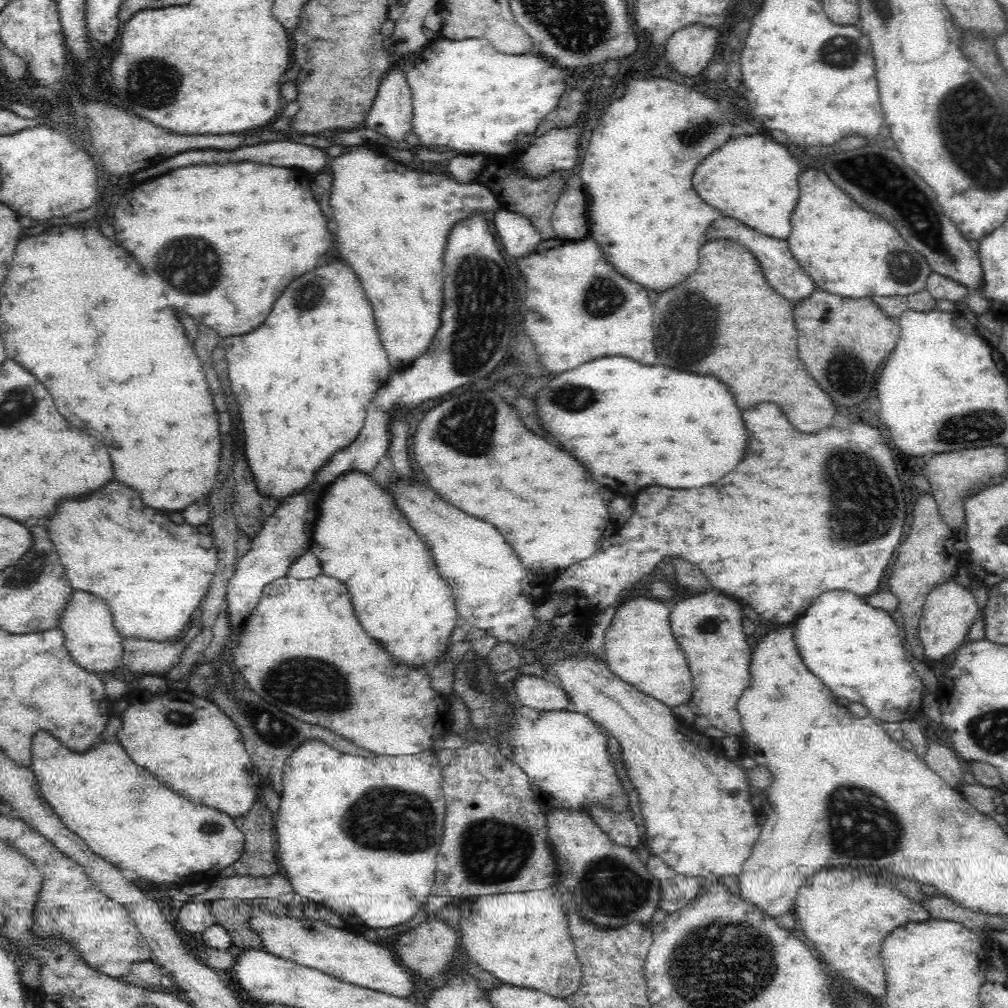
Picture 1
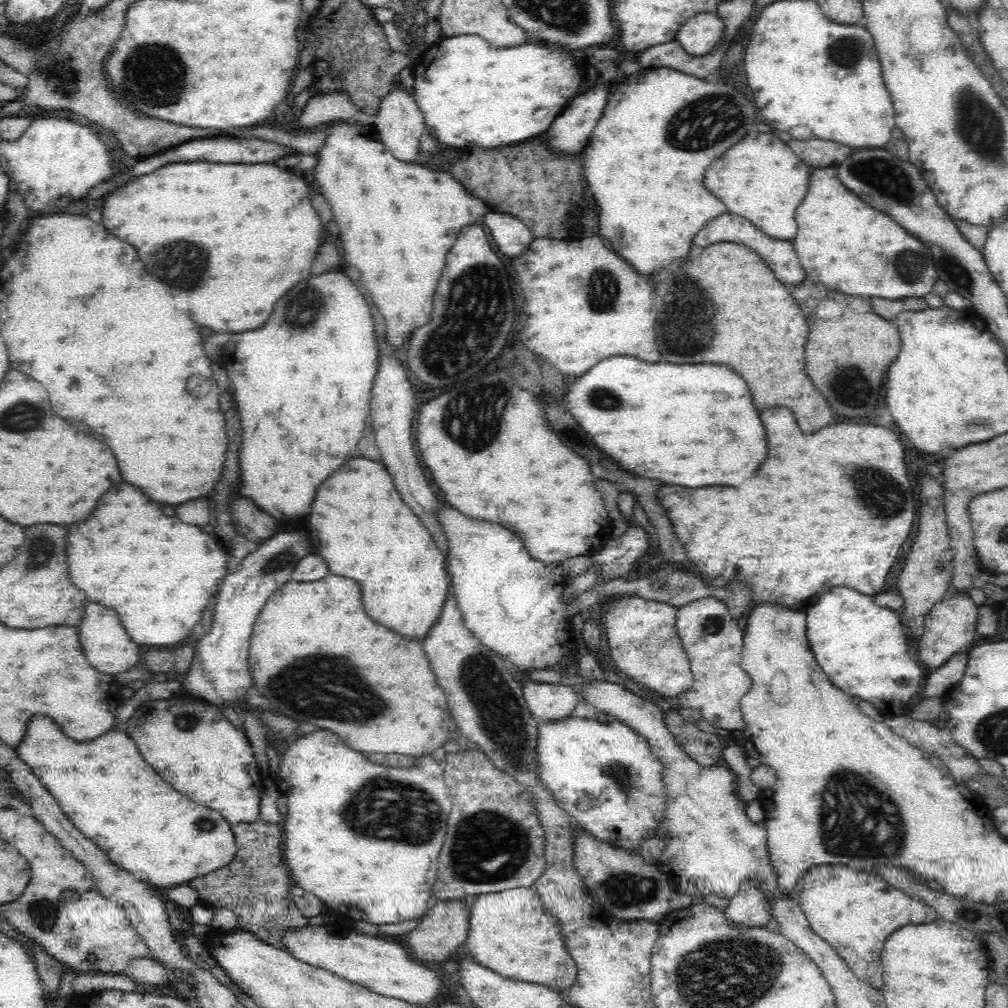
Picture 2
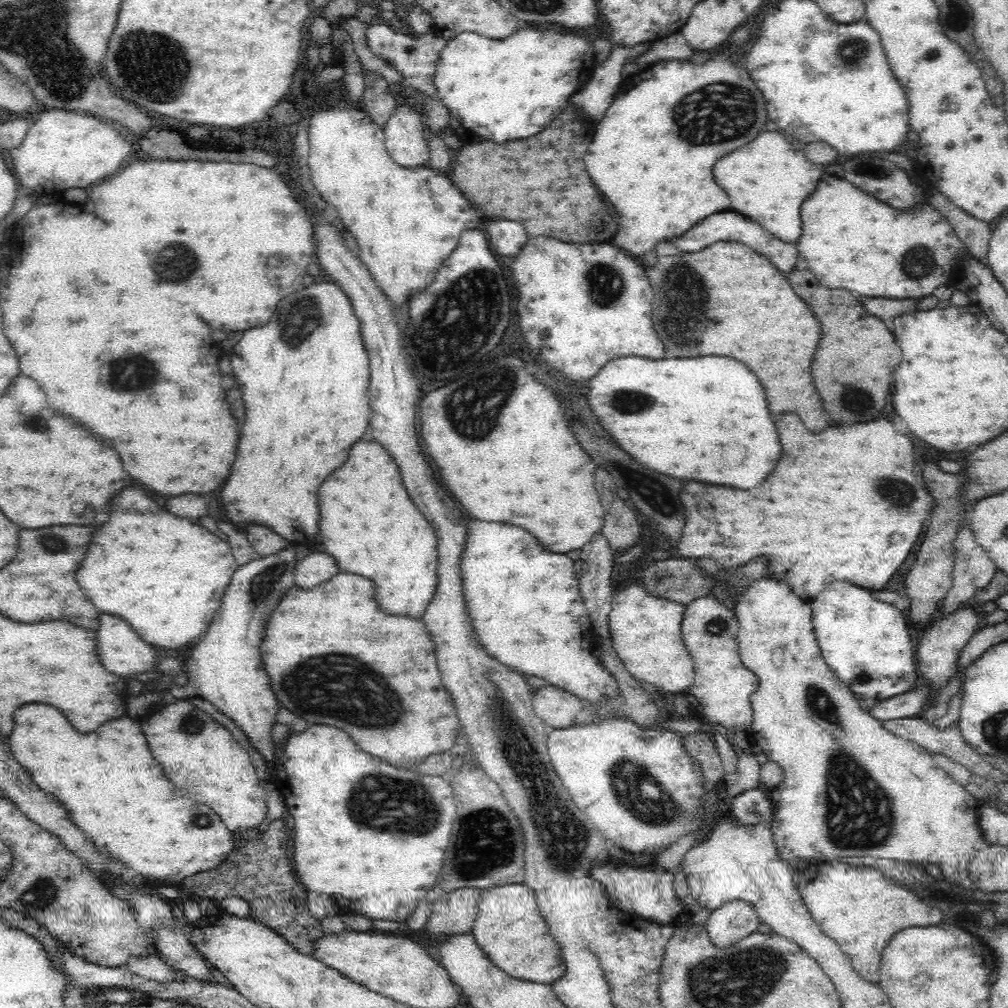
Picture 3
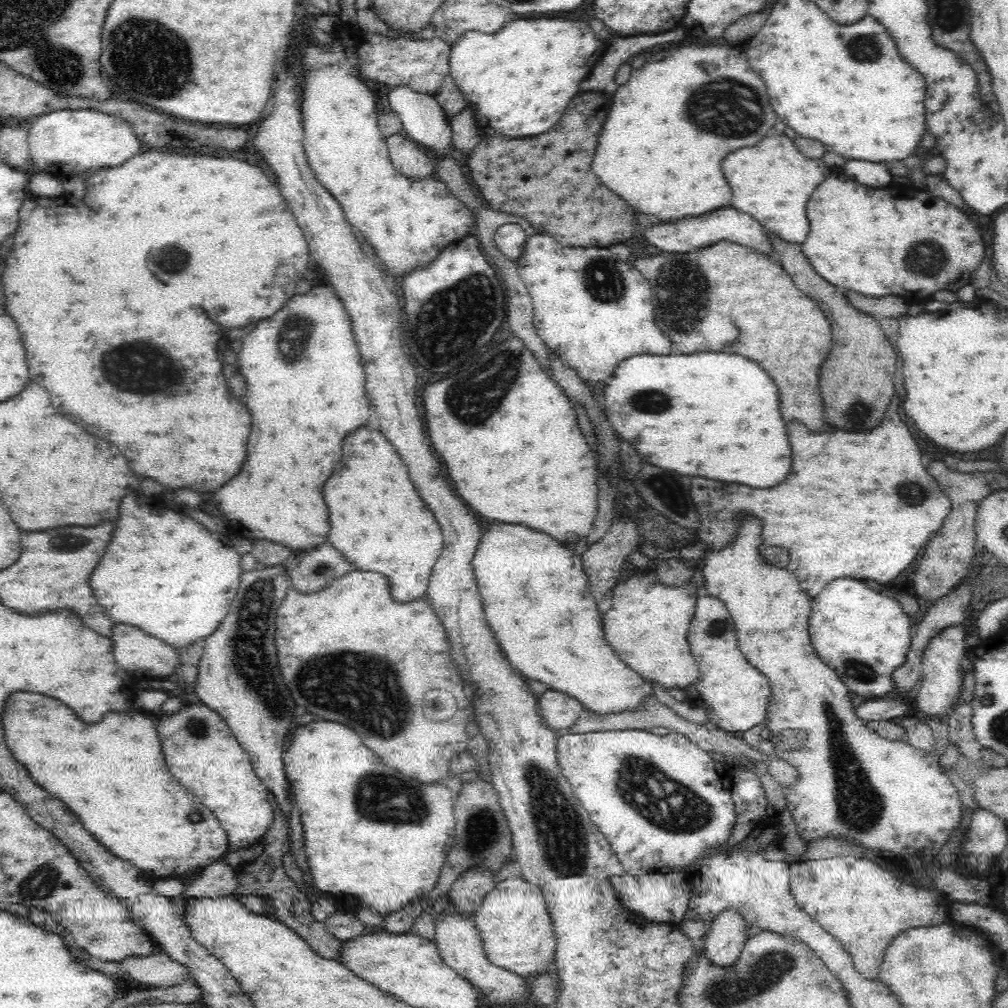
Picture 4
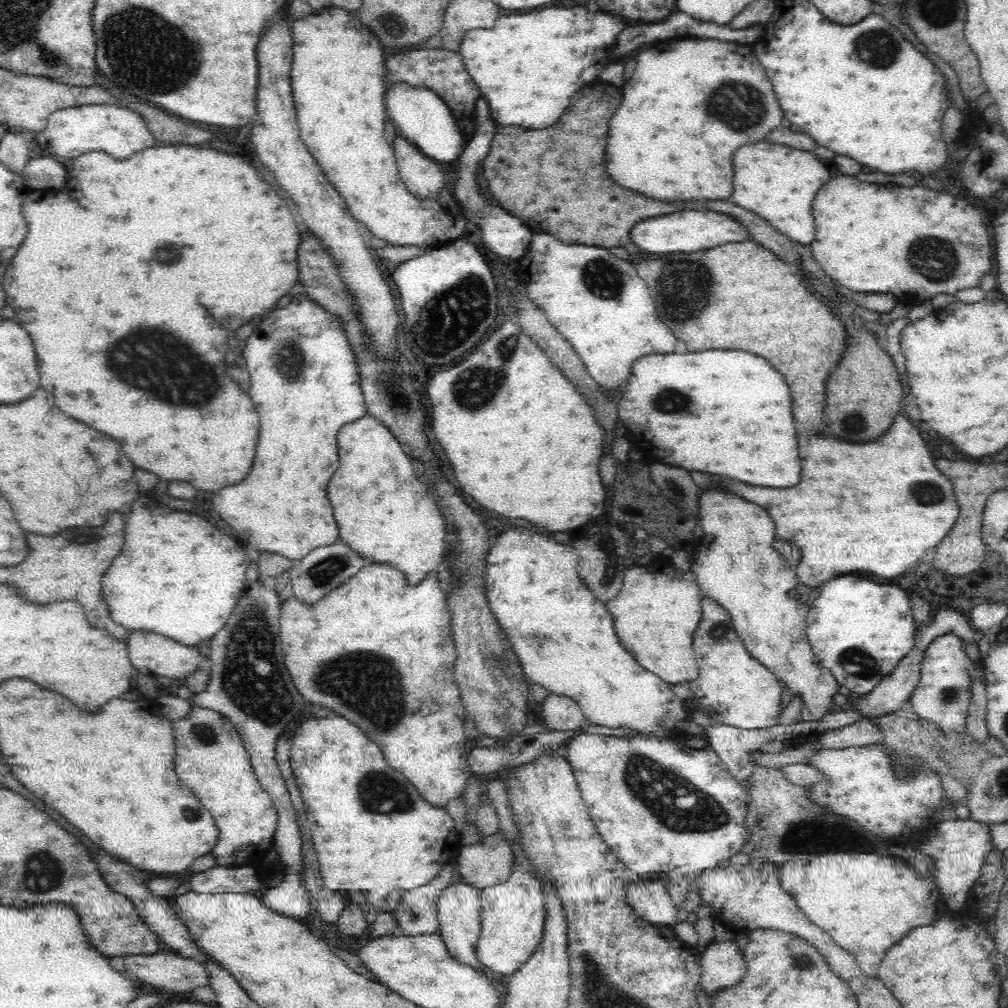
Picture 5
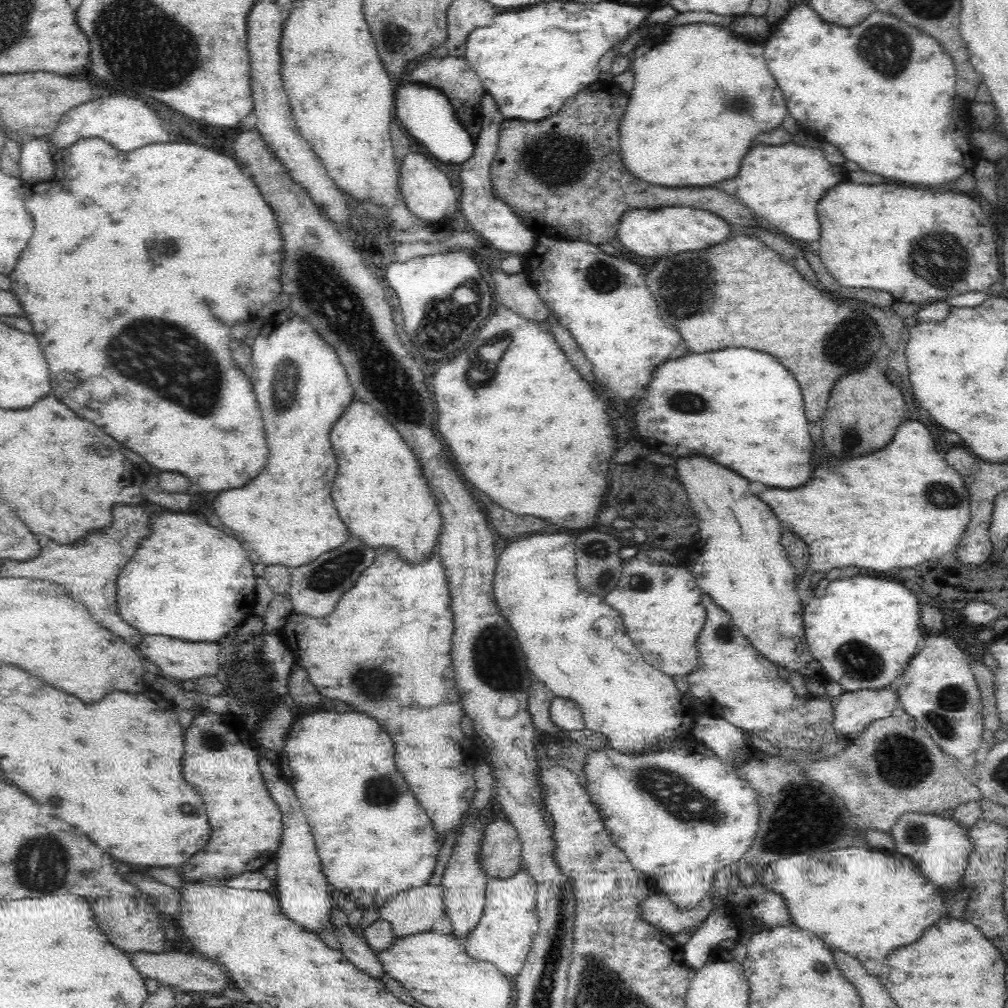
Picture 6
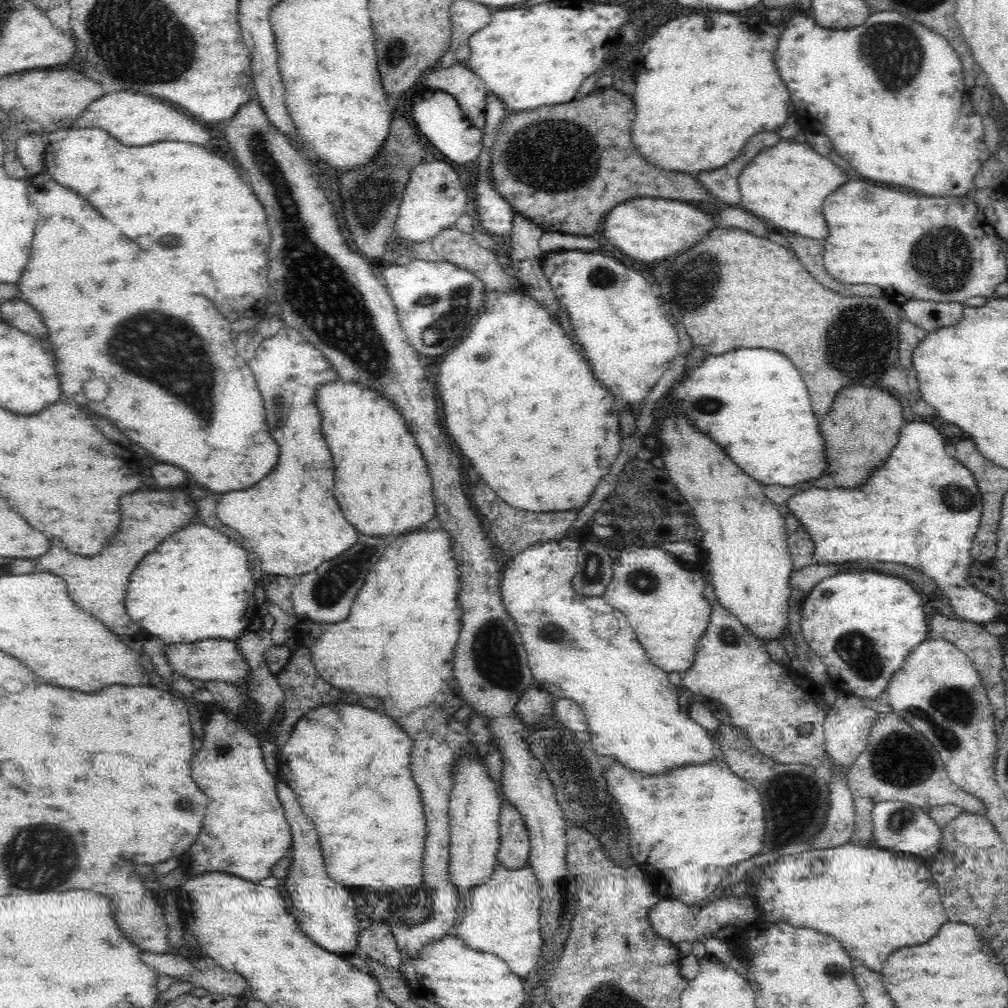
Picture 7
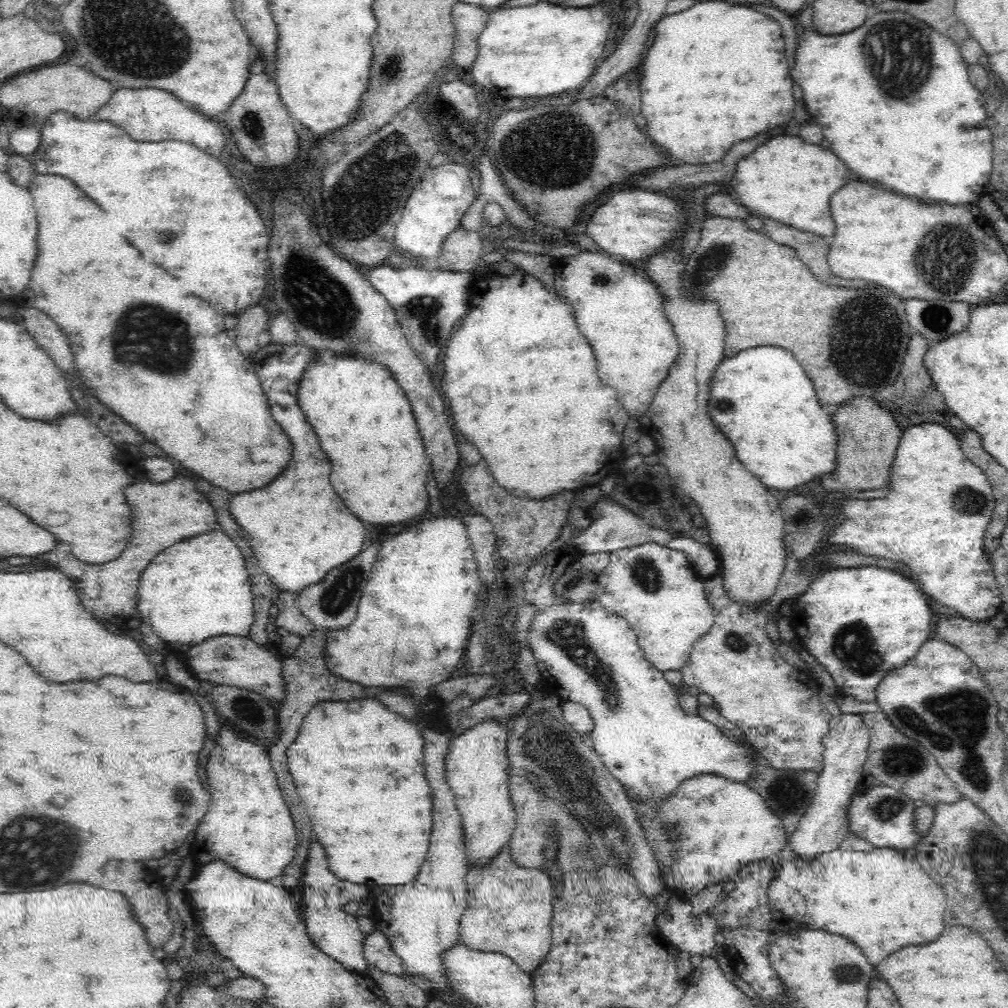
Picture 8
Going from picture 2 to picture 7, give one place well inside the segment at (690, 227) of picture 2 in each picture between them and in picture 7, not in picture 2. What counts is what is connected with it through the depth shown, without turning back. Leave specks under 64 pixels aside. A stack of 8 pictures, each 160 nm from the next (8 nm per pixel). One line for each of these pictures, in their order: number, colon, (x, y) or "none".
3: (652, 153)
4: (670, 126)
5: (681, 119)
6: (667, 137)
7: (706, 82)

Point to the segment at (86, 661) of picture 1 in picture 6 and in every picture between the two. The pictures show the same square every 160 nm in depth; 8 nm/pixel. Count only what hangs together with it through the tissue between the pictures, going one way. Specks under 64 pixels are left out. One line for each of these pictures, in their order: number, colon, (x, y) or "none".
2: (109, 648)
3: (123, 652)
4: (142, 655)
5: (151, 654)
6: (184, 660)

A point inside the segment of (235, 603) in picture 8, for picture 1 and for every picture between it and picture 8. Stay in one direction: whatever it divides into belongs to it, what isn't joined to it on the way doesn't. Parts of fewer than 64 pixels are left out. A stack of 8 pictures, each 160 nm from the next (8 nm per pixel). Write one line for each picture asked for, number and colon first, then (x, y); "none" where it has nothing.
1: (108, 549)
2: (159, 578)
3: (164, 575)
4: (166, 574)
5: (177, 575)
6: (188, 580)
7: (195, 585)

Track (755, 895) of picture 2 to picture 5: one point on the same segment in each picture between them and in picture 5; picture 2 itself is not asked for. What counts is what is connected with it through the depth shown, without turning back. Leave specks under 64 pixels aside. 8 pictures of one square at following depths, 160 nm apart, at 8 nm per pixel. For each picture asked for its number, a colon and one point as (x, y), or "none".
3: (730, 923)
4: (725, 940)
5: (722, 964)

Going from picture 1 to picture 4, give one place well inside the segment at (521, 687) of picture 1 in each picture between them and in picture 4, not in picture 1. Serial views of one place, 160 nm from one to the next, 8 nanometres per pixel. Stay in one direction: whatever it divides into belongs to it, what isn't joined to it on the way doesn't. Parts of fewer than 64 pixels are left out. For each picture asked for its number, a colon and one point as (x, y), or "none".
2: (547, 702)
3: (557, 708)
4: (559, 711)

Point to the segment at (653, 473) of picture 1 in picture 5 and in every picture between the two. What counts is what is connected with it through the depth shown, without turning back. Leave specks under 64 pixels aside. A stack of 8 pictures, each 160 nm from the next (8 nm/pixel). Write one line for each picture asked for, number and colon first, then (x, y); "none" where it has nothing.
2: (695, 425)
3: (685, 417)
4: (716, 415)
5: (732, 414)

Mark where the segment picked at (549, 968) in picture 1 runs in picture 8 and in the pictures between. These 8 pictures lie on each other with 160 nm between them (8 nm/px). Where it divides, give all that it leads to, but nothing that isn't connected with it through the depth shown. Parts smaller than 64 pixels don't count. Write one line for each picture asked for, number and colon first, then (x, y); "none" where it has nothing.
2: (509, 932)
3: (509, 928)
4: (516, 929)
5: (512, 918)
6: (504, 934)
7: (502, 916)
8: (509, 909)

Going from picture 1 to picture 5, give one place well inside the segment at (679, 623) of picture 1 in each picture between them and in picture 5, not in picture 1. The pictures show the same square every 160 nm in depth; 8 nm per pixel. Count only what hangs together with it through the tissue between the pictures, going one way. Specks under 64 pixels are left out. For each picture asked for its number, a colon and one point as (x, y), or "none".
2: (712, 639)
3: (721, 692)
4: (734, 695)
5: (732, 688)

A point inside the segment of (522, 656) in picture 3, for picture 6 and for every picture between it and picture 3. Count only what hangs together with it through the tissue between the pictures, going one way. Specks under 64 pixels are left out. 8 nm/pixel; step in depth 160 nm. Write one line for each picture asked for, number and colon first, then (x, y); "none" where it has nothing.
4: (534, 592)
5: (564, 638)
6: (593, 662)

